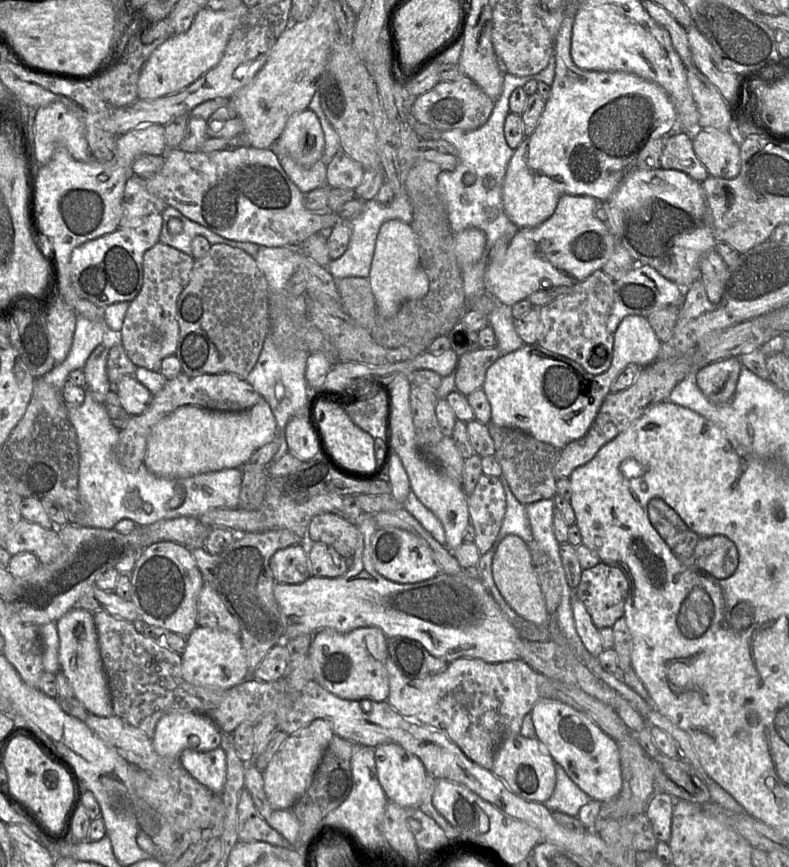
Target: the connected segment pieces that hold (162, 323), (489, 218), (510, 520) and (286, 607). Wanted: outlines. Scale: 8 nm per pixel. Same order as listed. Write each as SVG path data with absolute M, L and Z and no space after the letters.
M157 243L145 252L143 286L137 297L129 303L118 333L118 342L138 368L160 372L162 360L174 355L179 337L176 303L189 283L194 263L195 259L191 255L162 243Z
M552 56L548 65L539 73L530 76L505 74L503 89L495 101L488 121L476 130L438 131L438 137L451 143L458 151L459 164L453 171L442 171L438 176L438 193L445 206L449 228L456 235L468 228L482 230L486 236L487 250L492 249L499 240L509 241L519 230L507 216L503 207L503 183L507 166L514 153L504 135L504 123L509 110L511 93L531 80L548 85L555 77L555 60Z
M503 476L500 477L500 480L506 495L506 511L497 538L497 545L507 535L518 536L528 544L534 538L532 537L525 506L513 495Z
M363 517L356 523L360 529L357 547L350 566L343 575L328 578L311 576L298 584L275 582L273 593L284 616L285 631L282 642L300 635L314 635L320 630L348 633L360 627L377 627L385 637L405 637L422 644L436 658L450 663L458 658L476 658L487 663L521 659L521 637L518 630L499 608L498 604L471 572L456 575L440 572L435 577L416 583L397 583L380 575L373 565L371 537L378 528L373 517Z

